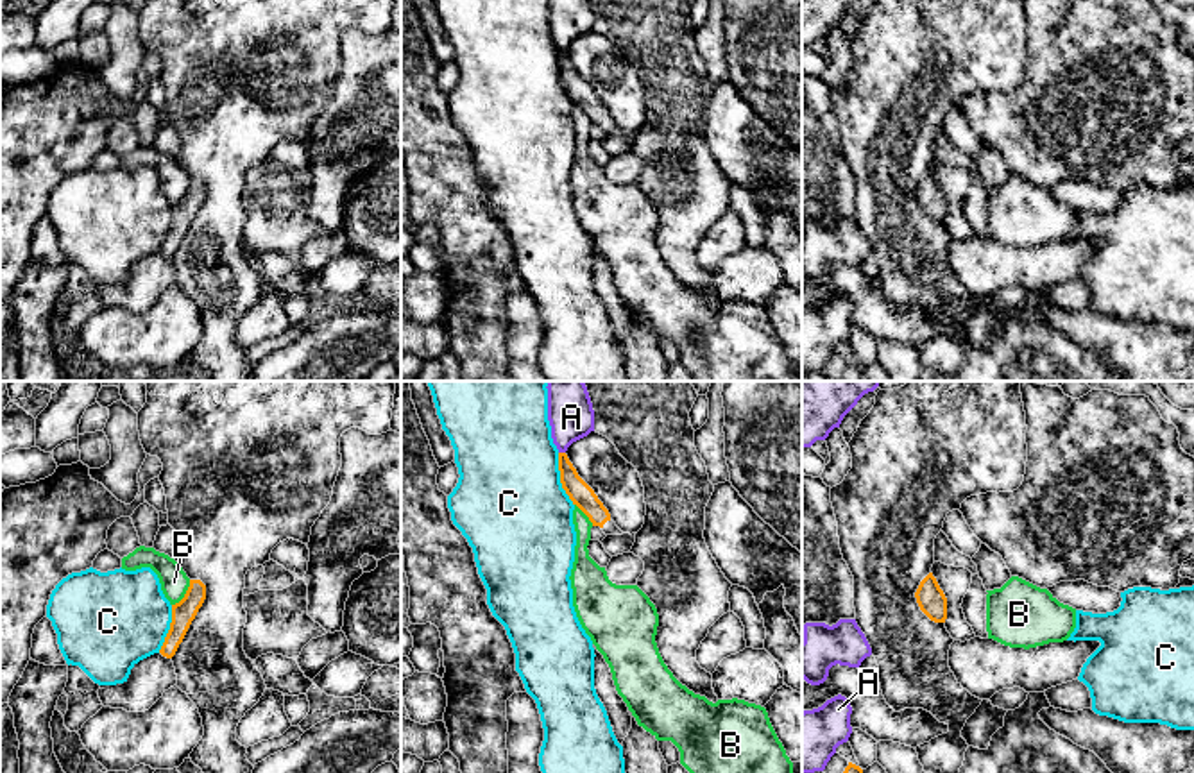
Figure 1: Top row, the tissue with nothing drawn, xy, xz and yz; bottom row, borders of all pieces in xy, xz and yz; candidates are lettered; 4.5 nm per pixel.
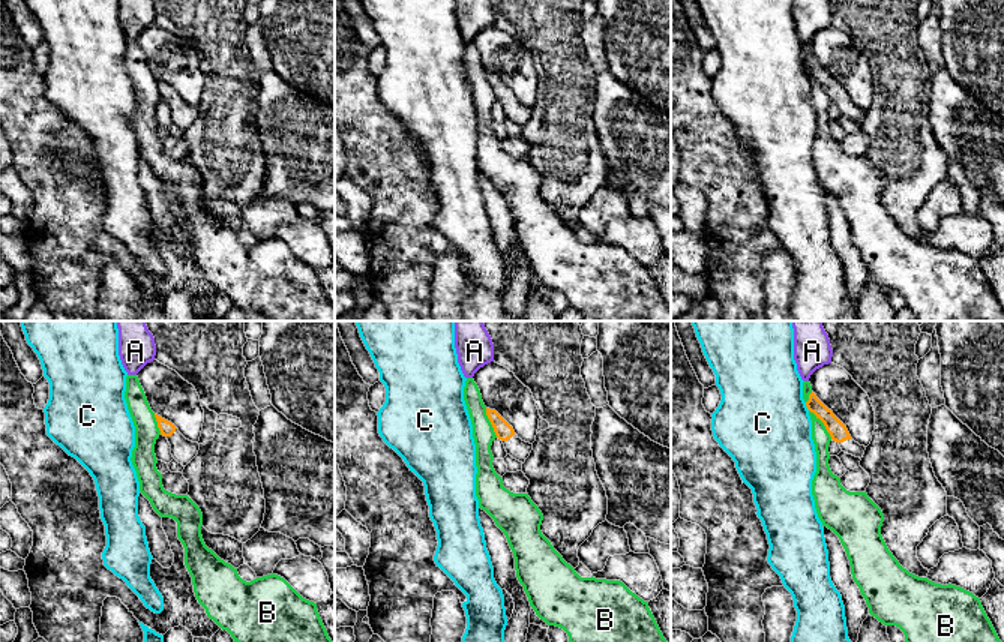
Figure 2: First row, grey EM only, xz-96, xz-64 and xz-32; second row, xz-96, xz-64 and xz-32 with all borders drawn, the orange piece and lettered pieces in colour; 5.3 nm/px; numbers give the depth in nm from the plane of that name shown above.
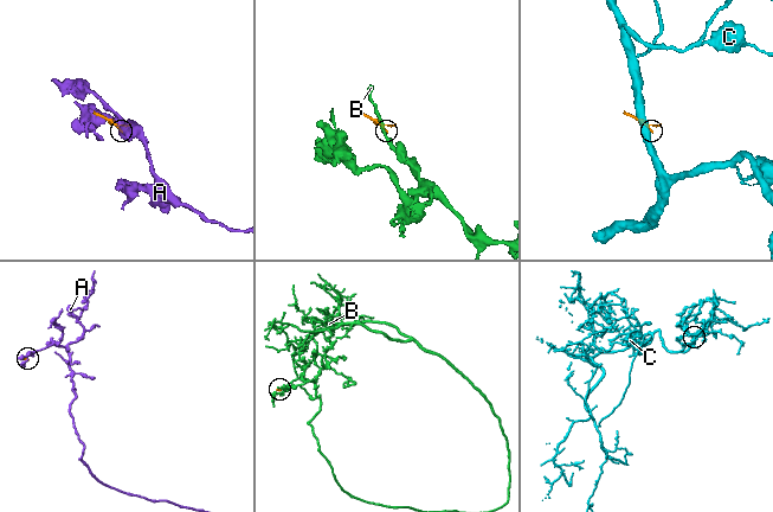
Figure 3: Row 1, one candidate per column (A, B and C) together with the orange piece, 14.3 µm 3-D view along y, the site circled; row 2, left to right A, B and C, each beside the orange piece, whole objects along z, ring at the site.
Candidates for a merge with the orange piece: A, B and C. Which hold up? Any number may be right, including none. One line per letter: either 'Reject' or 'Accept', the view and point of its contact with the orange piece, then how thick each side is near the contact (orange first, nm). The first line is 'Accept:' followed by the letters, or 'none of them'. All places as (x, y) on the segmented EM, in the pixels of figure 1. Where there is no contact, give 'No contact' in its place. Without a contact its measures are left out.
Accept: none of them
A: Reject. Touches orange at xz (562, 453). Thickness 100 nm (orange) against 200 nm
B: Reject. Touches orange at xy (185, 594). Thickness 110 nm (orange) against 130 nm
C: Reject. Touches orange at xz (561, 480). Thickness 100 nm (orange) against 500 nm

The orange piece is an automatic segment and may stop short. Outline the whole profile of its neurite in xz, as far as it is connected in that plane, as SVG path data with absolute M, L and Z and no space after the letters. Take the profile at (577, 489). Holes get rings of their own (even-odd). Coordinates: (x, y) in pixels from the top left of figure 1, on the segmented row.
M559 453L560 483L573 505L576 505L605 535L623 535L610 519L609 510L598 499L594 490L578 476L566 453Z

